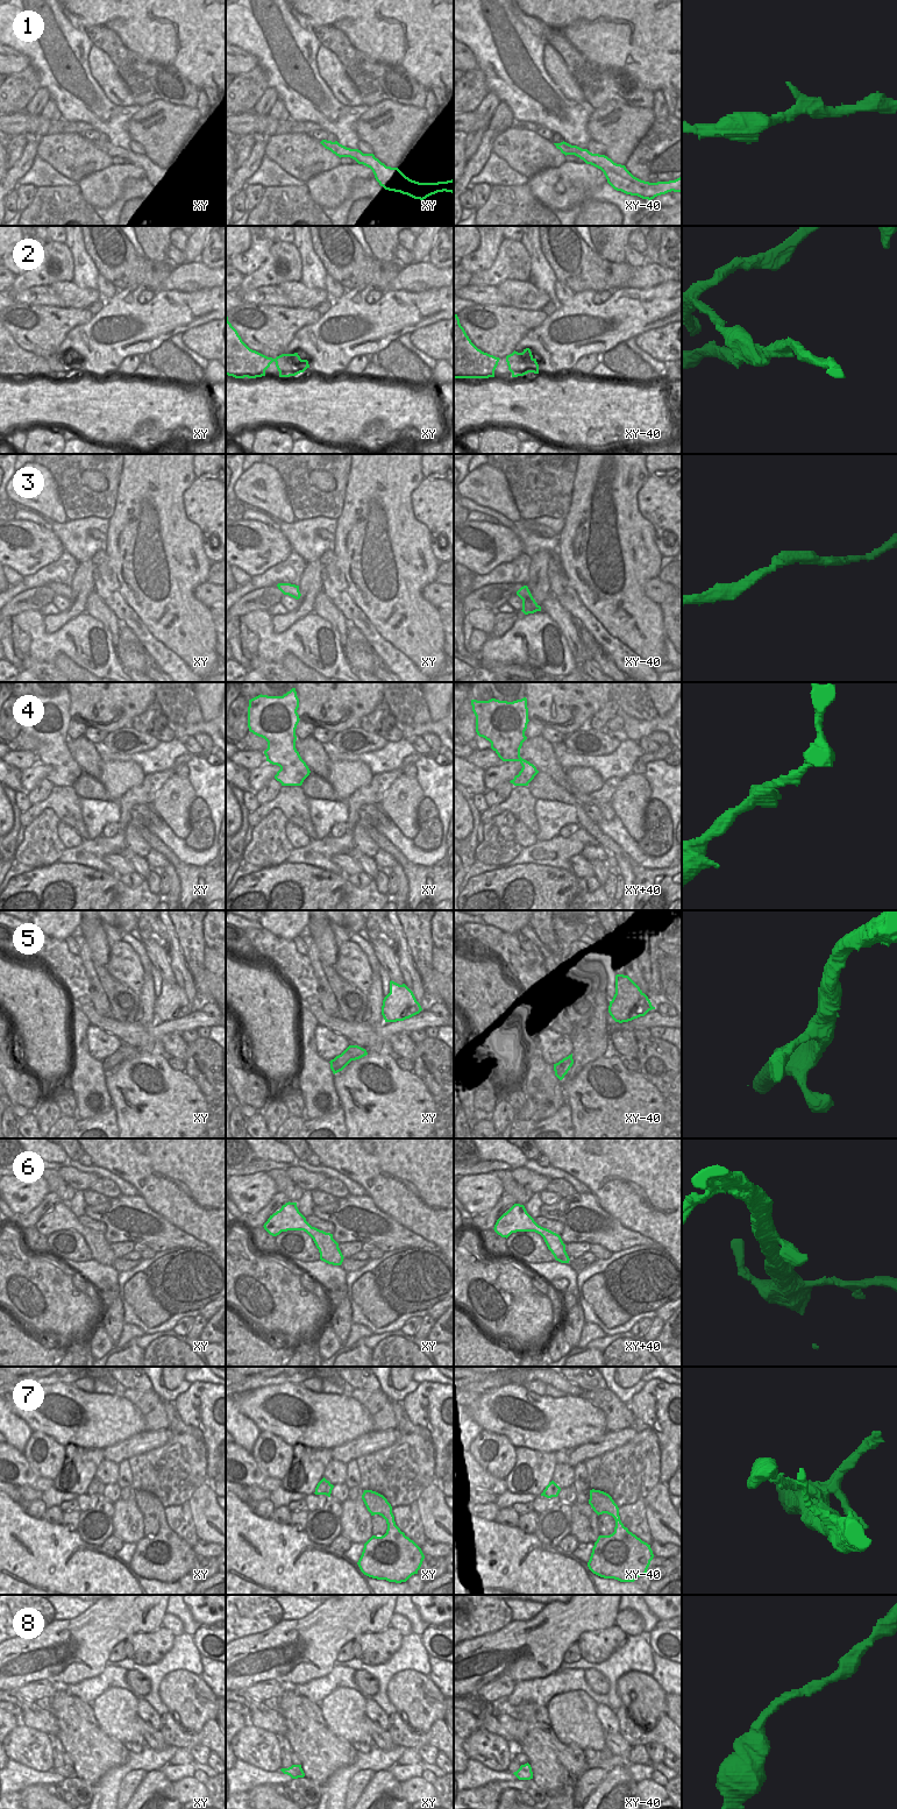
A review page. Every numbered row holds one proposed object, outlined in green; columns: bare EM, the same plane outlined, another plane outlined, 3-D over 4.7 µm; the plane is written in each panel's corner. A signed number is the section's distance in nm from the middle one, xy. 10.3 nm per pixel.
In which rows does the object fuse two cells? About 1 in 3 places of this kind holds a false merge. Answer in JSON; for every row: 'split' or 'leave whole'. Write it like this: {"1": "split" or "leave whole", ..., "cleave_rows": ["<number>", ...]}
{"1": "leave whole", "2": "split", "3": "leave whole", "4": "leave whole", "5": "leave whole", "6": "leave whole", "7": "leave whole", "8": "leave whole", "cleave_rows": ["2"]}

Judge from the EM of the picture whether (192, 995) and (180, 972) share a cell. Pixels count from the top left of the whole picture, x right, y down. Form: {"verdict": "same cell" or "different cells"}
{"verdict": "same cell"}

